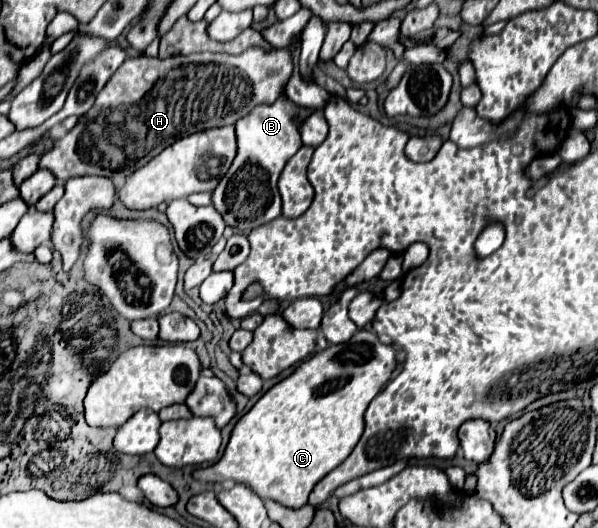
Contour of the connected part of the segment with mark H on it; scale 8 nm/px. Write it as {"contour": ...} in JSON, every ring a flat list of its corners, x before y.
{"contour":[[253,47,241,55,197,53,185,57,177,55,165,61,143,55,129,57,107,81,107,85,97,95,93,107,77,121,77,125,63,139,55,139,53,149,41,157,39,167,49,169,61,183,81,175,103,175,111,177,115,185,121,185,127,175,147,165,157,153,161,153,167,145,181,139,183,135,189,135,193,131,205,131,211,127,233,125,237,119,245,117,255,105,273,103,283,91,291,73,291,53,285,49,263,51,259,47]]}

